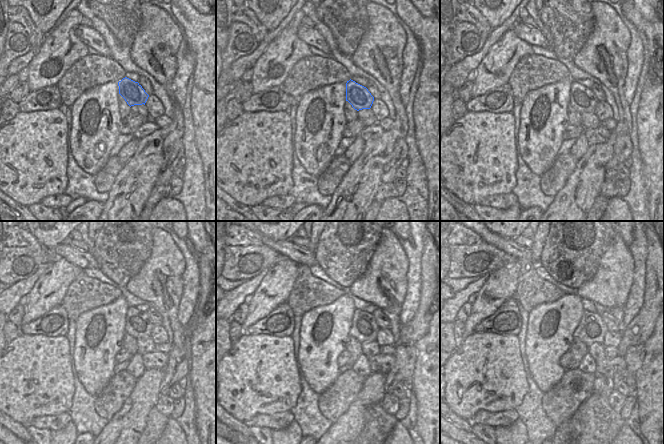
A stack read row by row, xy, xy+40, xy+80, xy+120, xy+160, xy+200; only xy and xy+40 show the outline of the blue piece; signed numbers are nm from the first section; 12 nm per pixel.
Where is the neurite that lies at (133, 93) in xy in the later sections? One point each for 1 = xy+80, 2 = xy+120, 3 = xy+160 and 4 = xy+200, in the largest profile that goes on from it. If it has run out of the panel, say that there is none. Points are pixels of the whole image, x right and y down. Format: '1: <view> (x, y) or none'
1: xy+80 (582, 99)
2: xy+120 (138, 324)
3: xy+160 (364, 328)
4: xy+200 (591, 328)

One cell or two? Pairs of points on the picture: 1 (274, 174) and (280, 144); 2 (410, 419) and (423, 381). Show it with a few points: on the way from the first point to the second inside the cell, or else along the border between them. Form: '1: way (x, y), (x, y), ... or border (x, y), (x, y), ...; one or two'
1: way (275, 167), (278, 164), (278, 151); one
2: border (412, 390), (416, 399), (416, 424); two

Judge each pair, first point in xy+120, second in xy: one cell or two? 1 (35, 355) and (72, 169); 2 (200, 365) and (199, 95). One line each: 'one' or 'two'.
1: two
2: one

